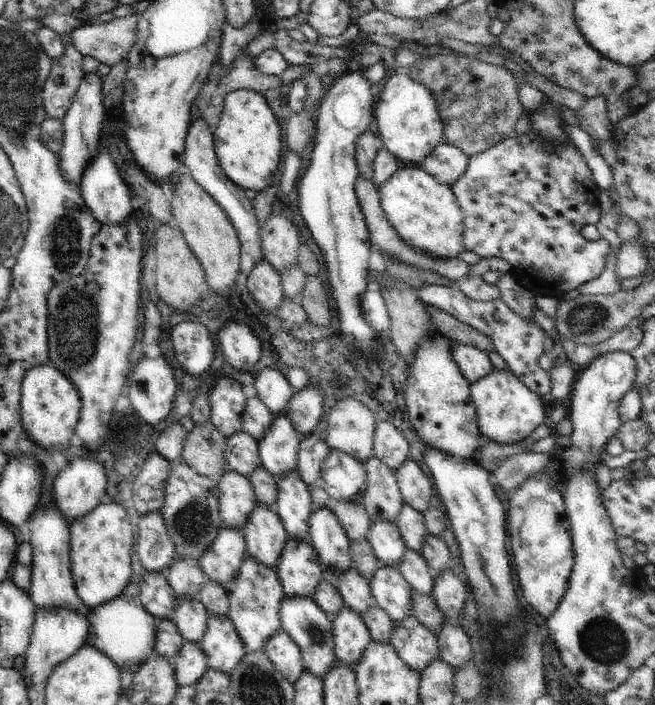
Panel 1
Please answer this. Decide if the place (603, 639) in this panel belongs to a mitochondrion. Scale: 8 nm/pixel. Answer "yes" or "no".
yes

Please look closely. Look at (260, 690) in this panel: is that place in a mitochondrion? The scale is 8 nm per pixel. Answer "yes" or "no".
yes

